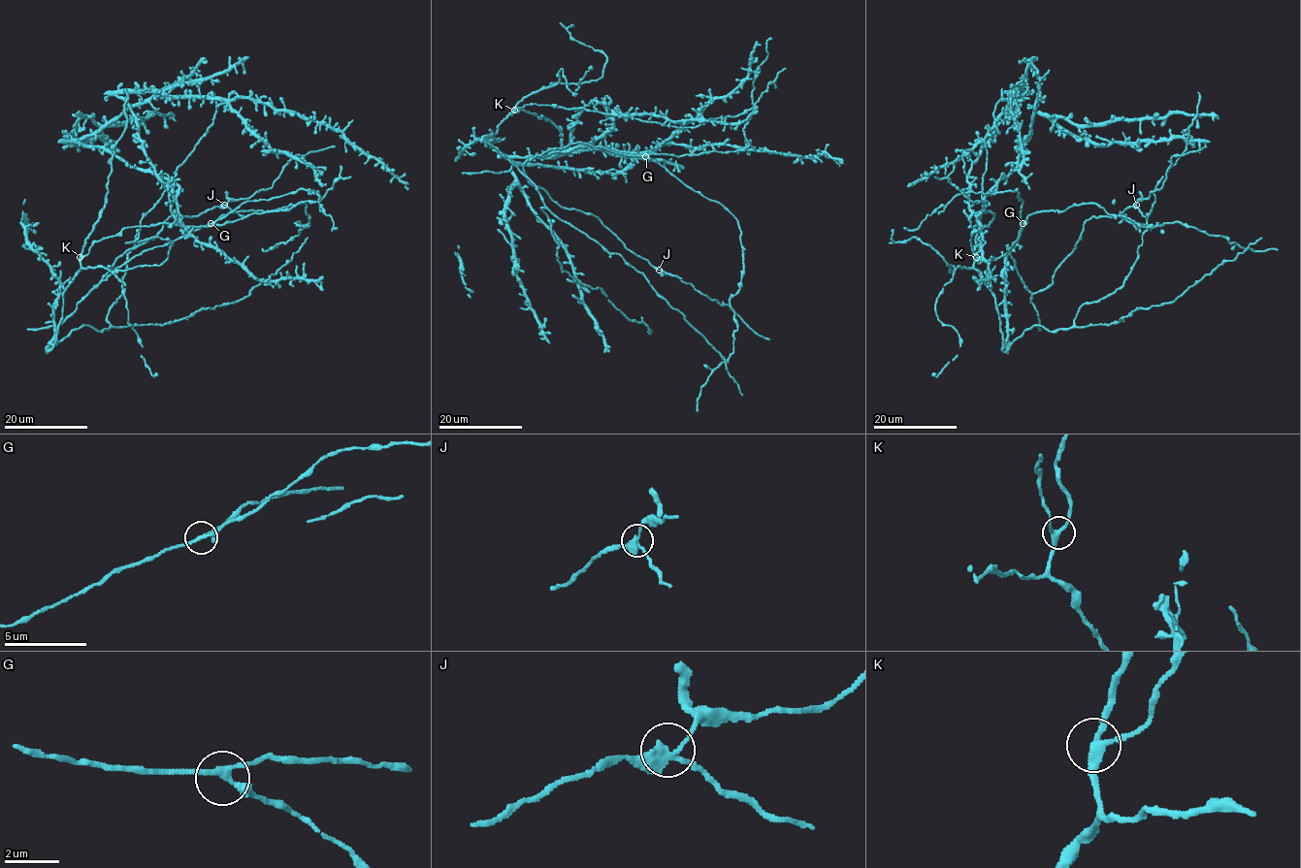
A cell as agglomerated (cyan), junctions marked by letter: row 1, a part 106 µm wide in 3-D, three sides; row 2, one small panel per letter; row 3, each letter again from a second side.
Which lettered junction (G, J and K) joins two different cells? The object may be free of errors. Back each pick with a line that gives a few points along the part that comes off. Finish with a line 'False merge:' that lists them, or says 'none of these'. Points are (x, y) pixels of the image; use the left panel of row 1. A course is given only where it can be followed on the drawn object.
J: Course of the part to remove: (224, 205), (246, 217)
False merge: J

